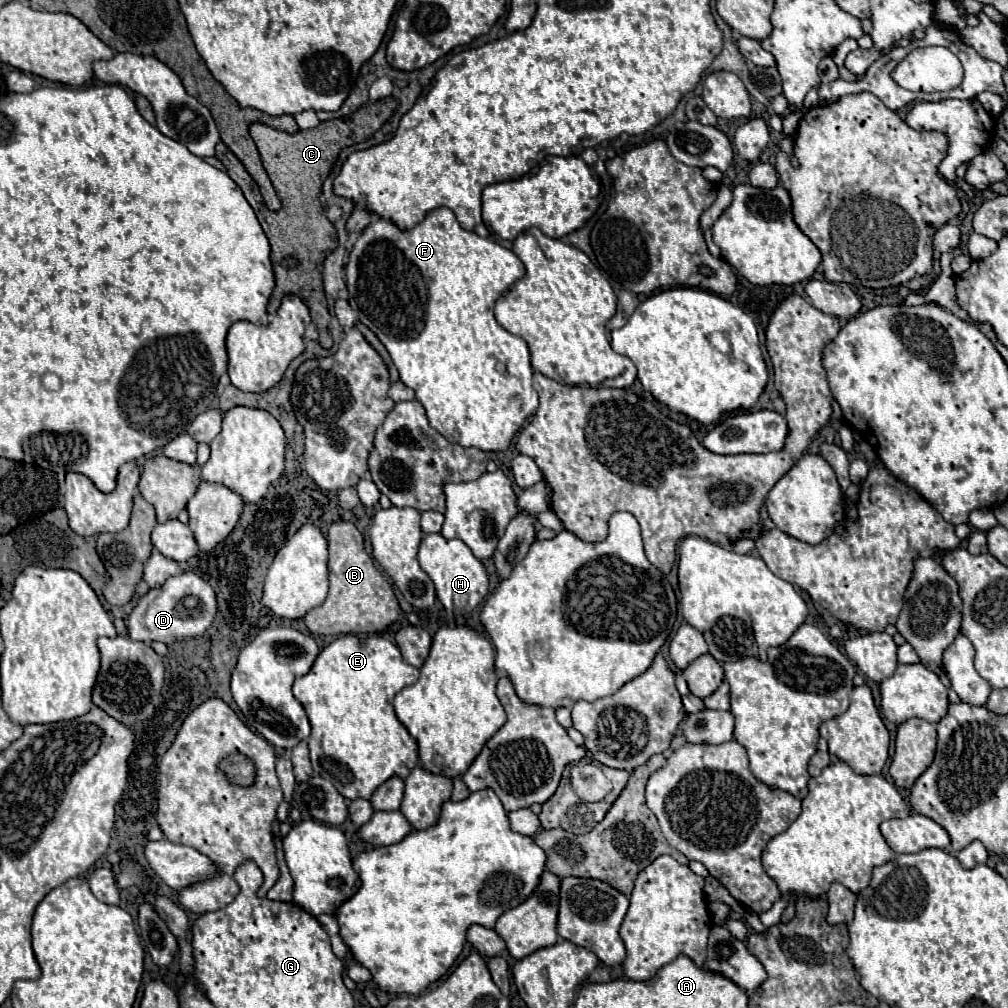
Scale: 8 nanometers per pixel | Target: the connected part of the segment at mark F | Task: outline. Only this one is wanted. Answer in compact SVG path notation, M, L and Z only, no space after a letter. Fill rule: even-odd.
M439 207L433 209L425 215L425 219L411 231L401 231L397 229L391 221L383 221L377 219L373 221L357 239L355 247L349 253L349 261L347 261L347 289L349 289L349 305L351 309L355 309L359 321L363 325L367 325L377 337L379 341L385 345L385 349L389 351L395 367L399 369L401 381L411 387L415 391L415 397L421 401L421 405L427 411L427 419L431 423L433 429L437 429L441 435L445 435L447 439L453 439L453 443L459 443L461 447L477 447L481 451L505 451L511 445L513 435L517 433L517 429L525 423L527 417L533 415L533 411L539 407L539 397L537 391L533 391L533 369L531 369L531 355L529 355L529 347L527 343L517 337L507 333L495 319L493 315L493 305L495 301L517 281L525 275L525 267L521 263L521 259L511 251L501 247L499 243L479 237L473 231L465 231L463 227L457 225L457 219L453 215L451 209L447 207Z

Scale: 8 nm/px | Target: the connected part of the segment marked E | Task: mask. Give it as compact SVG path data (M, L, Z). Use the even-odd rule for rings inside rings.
M346 634L327 645L315 659L307 675L293 683L293 695L307 711L311 725L308 748L313 769L329 779L345 799L369 799L371 793L391 777L405 779L419 763L417 743L407 727L397 719L393 697L403 687L419 679L419 669L403 661L395 643L383 636Z

